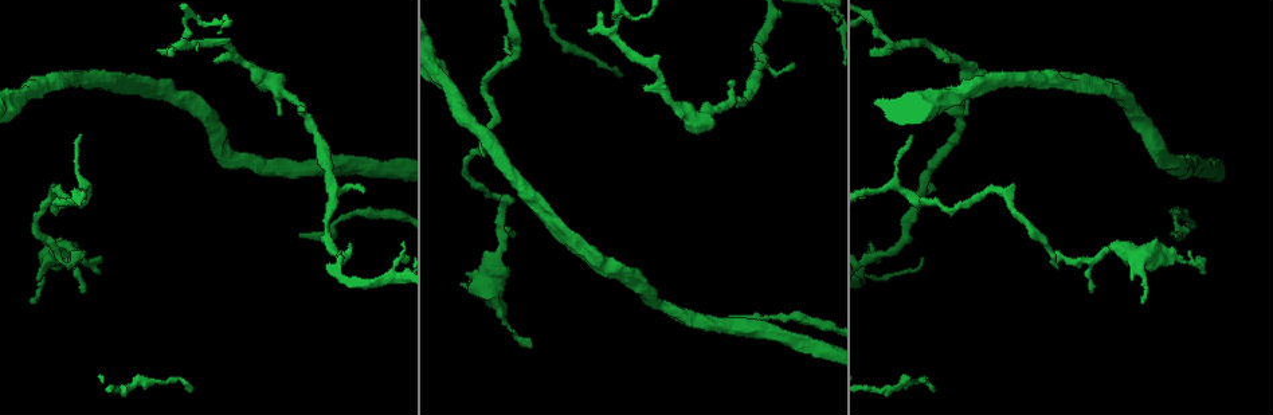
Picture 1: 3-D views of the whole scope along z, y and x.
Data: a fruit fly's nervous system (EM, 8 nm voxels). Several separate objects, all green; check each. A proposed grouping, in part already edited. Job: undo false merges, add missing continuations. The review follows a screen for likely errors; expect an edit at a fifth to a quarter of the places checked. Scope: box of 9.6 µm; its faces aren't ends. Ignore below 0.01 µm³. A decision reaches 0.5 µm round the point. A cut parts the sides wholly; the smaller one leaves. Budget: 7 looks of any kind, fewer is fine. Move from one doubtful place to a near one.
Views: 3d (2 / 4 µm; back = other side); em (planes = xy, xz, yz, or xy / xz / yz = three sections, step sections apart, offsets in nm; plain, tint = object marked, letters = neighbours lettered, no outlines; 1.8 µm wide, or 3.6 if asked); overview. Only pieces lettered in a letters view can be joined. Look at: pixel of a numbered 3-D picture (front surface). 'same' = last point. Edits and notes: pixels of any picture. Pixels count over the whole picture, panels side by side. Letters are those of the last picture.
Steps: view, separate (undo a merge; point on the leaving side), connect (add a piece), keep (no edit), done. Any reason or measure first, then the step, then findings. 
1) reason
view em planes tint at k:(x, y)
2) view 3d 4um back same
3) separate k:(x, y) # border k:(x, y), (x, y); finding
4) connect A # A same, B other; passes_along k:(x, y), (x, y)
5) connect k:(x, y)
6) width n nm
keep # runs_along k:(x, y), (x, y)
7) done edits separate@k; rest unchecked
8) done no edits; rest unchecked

thin end
view em planes letters at 1:(622, 74)

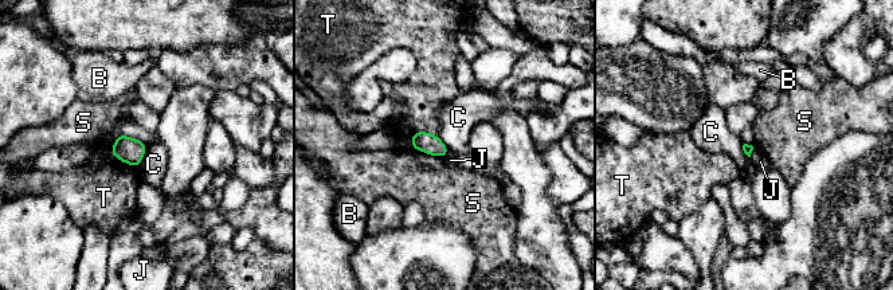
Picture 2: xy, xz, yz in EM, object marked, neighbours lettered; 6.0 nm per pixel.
keep # B other, C other, J other, S other, T other; border 2:(147, 145), (138, 167); none of them fits

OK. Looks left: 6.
free end
view em xy step 8 letters at 1:(1175, 235)

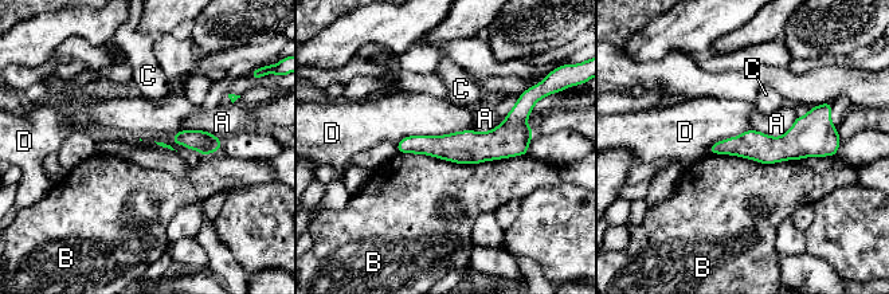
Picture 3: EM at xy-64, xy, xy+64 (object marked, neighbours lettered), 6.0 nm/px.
keep # A other, B other, C other, D other; runs_along 3:(527, 138), (493, 145), (400, 148); no lettered piece goes on from it

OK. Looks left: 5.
free end
view em planes plain at 1:(279, 114)

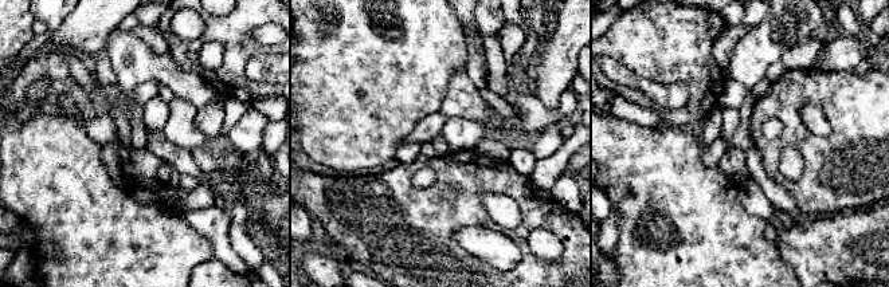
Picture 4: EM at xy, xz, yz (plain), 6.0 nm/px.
view em planes tint same

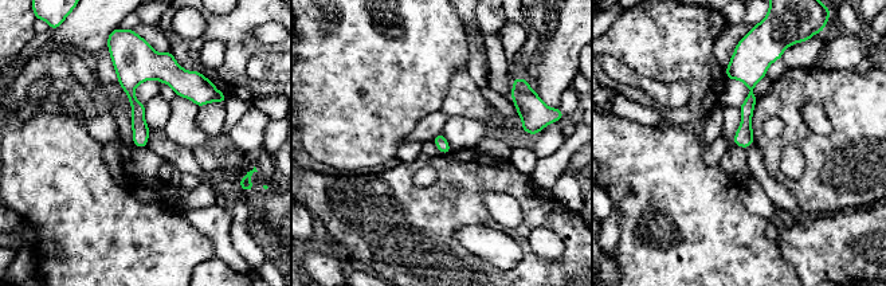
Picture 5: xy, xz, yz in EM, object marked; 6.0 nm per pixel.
what lies round it
view em planes letters same

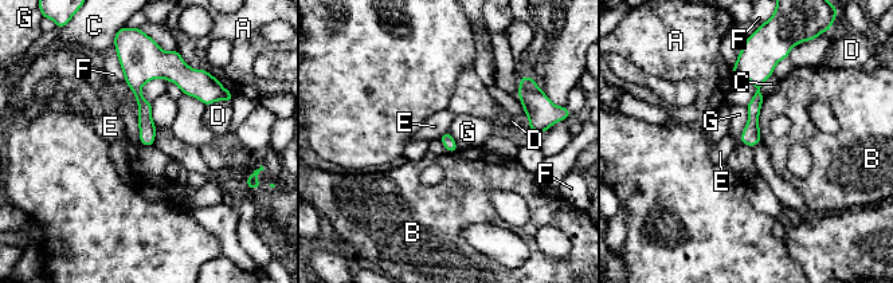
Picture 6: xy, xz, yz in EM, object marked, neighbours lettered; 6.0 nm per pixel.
keep # A other, B other, C other, D other, E other, F other, G other; runs_along 6:(141, 61), (137, 94), (149, 142); no lettered piece goes on from it

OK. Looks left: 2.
done no edits; rest unchecked

